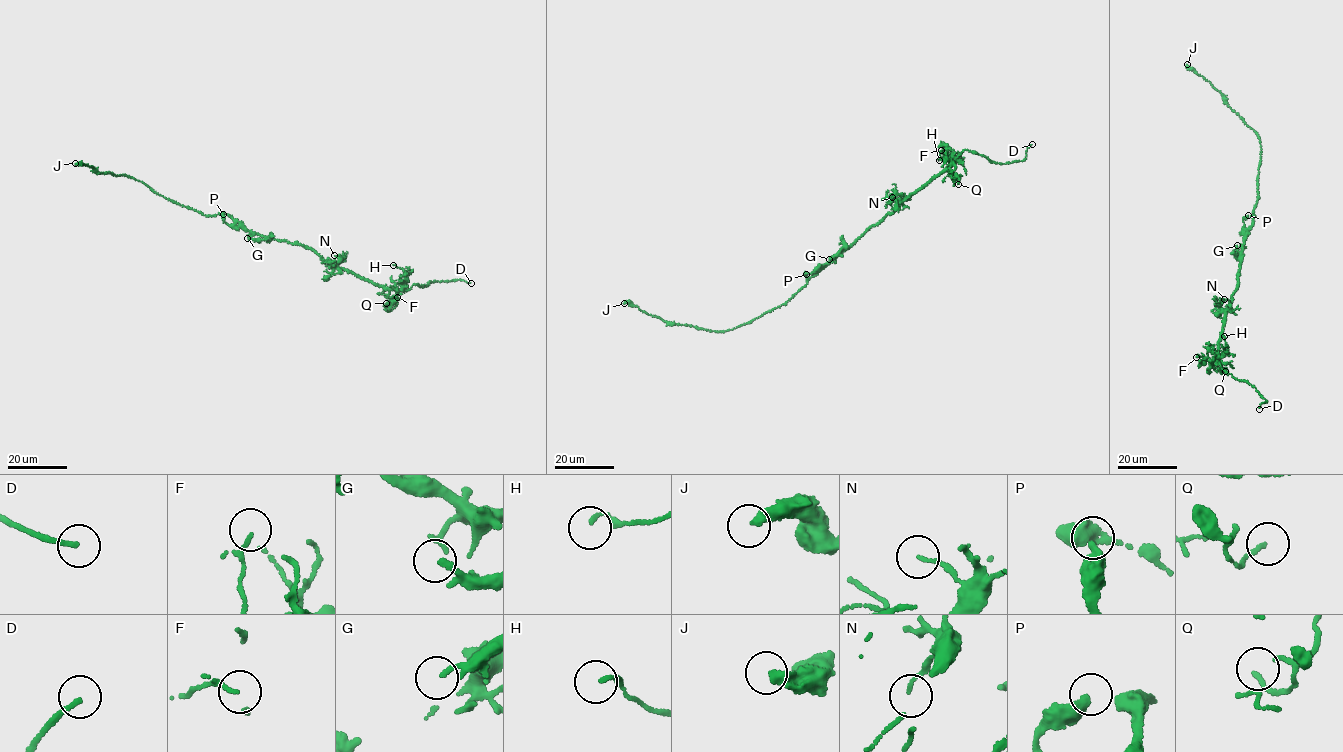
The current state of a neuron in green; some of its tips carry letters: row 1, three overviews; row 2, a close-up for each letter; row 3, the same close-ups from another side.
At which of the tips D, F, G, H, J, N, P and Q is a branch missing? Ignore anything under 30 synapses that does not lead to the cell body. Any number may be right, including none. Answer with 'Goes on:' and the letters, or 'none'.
Goes on: D

